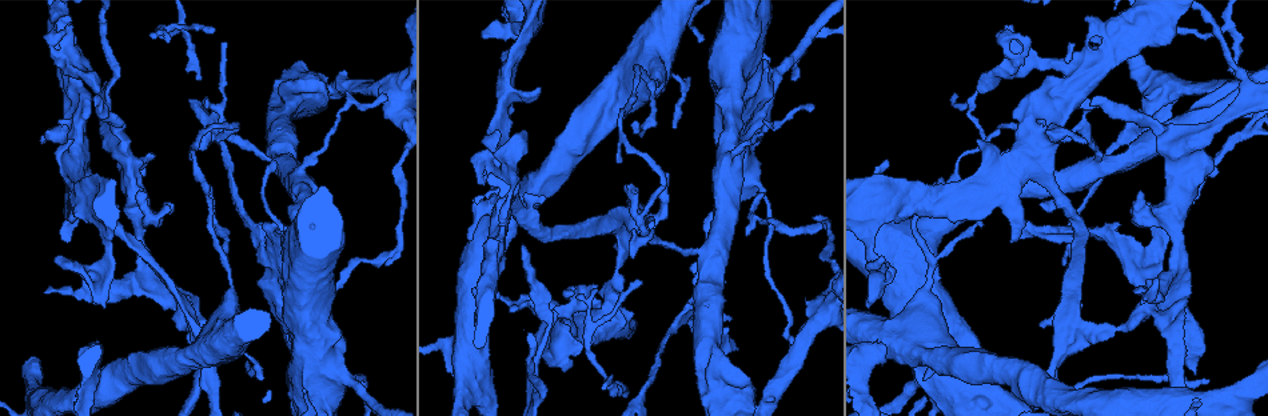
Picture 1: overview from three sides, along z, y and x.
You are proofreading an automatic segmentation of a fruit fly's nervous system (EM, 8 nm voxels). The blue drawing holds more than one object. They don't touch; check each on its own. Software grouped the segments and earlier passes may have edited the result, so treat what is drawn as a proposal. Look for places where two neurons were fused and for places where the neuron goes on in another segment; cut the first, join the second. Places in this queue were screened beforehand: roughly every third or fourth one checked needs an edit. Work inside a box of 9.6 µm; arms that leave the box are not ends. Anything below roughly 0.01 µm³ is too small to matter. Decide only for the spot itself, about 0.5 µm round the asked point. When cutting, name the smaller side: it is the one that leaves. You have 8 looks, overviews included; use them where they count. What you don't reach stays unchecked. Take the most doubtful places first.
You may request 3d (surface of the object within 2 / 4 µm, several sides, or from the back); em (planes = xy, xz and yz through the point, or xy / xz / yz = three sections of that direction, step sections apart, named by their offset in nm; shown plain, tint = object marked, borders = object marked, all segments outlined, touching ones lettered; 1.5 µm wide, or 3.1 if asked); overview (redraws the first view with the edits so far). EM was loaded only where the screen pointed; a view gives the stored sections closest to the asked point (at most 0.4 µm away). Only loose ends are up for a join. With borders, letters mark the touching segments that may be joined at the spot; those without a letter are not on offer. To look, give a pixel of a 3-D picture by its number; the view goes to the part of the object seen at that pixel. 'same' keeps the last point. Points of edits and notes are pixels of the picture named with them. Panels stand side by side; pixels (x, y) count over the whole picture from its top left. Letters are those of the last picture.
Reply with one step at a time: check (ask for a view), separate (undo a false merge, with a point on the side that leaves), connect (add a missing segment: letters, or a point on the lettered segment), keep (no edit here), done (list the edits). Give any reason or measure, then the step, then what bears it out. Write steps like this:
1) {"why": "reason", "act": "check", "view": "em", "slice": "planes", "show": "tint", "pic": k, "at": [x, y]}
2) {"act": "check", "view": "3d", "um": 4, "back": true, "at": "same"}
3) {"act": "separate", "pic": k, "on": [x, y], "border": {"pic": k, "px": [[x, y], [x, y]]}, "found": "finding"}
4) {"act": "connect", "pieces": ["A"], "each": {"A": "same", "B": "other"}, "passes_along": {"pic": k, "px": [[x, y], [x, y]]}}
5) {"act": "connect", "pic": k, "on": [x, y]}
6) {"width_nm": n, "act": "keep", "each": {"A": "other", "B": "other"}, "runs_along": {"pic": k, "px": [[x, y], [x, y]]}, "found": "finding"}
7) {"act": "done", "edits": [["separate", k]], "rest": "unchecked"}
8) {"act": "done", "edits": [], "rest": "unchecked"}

{"why": "branch stops here", "act": "check", "view": "em", "slice": "planes", "show": "plain", "pic": 1, "at": [883, 344]}

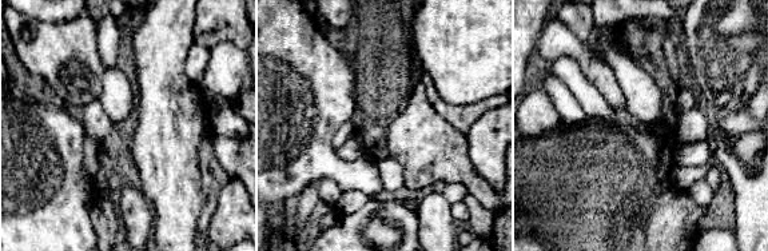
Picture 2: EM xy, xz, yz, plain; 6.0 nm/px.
{"act": "check", "view": "em", "slice": "planes", "show": "borders", "at": "same"}

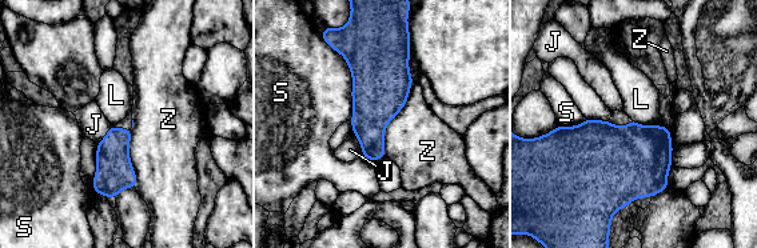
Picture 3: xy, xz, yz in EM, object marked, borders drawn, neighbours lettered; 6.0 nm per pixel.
{"act": "keep", "each": {"J": "other", "L": "other", "S": "other", "Z": "other"}, "border": {"pic": 3, "px": [[413, 83], [385, 130], [385, 156]]}, "found": "no lettered segment goes on from it"}

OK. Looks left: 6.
{"why": "an open end", "act": "check", "view": "em", "slice": "planes", "show": "borders", "pic": 1, "at": [1194, 373]}

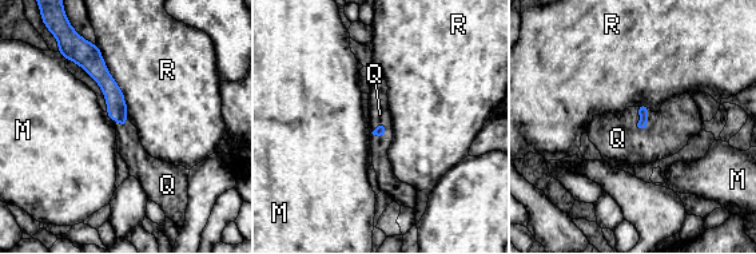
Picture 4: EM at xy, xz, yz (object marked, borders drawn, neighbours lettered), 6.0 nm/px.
{"act": "connect", "pieces": ["Q"], "each": {"M": "other", "Q": "same", "R": "other"}, "passes_along": {"pic": 4, "px": [[643, 108], [639, 120], [617, 138]]}, "found": "it goes on there"}

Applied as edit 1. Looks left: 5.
{"why": "closes a loop", "act": "check", "view": "em", "um": 3.1, "slice": "xz", "step": 8, "show": "borders", "pic": 1, "at": [60, 39]}

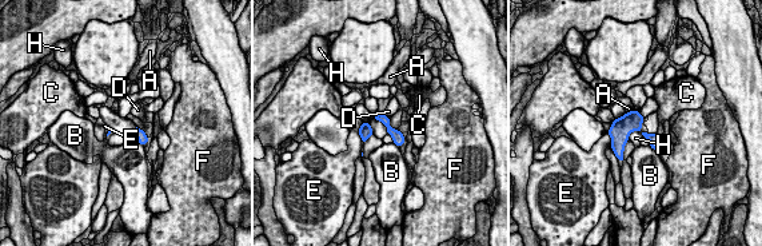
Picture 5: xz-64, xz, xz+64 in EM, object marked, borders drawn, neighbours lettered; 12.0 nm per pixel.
{"act": "keep", "each": {"A": "other", "B": "other", "C": "other", "D": "other", "E": "other", "F": "other", "H": "other"}, "runs_along": {"pic": 5, "px": [[376, 116], [387, 125], [399, 143]]}, "found": "one neuron here"}

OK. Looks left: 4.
{"act": "done", "edits": [["connect", 4]], "rest": "unchecked"}

